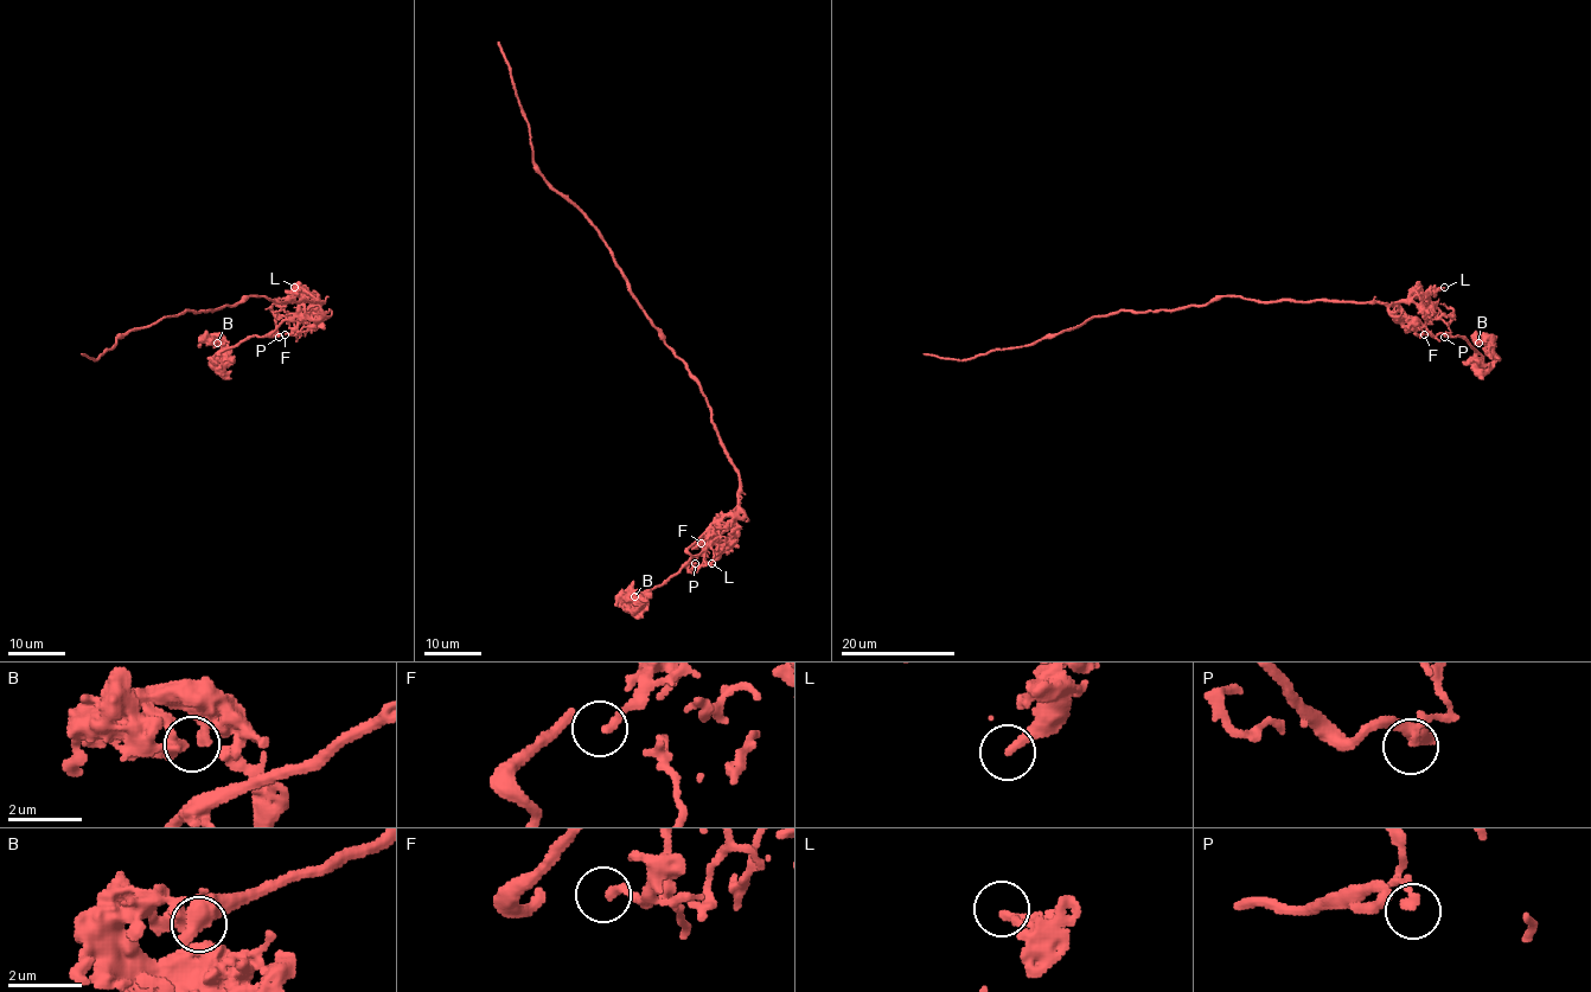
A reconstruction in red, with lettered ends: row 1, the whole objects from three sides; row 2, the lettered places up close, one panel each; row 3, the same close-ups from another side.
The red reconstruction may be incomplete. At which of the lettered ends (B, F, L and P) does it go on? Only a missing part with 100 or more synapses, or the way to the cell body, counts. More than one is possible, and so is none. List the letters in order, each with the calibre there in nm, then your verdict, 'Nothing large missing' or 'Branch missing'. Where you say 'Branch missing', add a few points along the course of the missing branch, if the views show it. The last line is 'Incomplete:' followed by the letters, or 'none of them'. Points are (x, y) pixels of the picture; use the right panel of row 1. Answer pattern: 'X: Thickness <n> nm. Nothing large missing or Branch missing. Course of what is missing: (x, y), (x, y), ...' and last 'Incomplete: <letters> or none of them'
B: Thickness 360 nm. Nothing large missing
F: Thickness 200 nm. Nothing large missing
L: Thickness 240 nm. Nothing large missing
P: Thickness 150 nm. Nothing large missing
Incomplete: none of them

